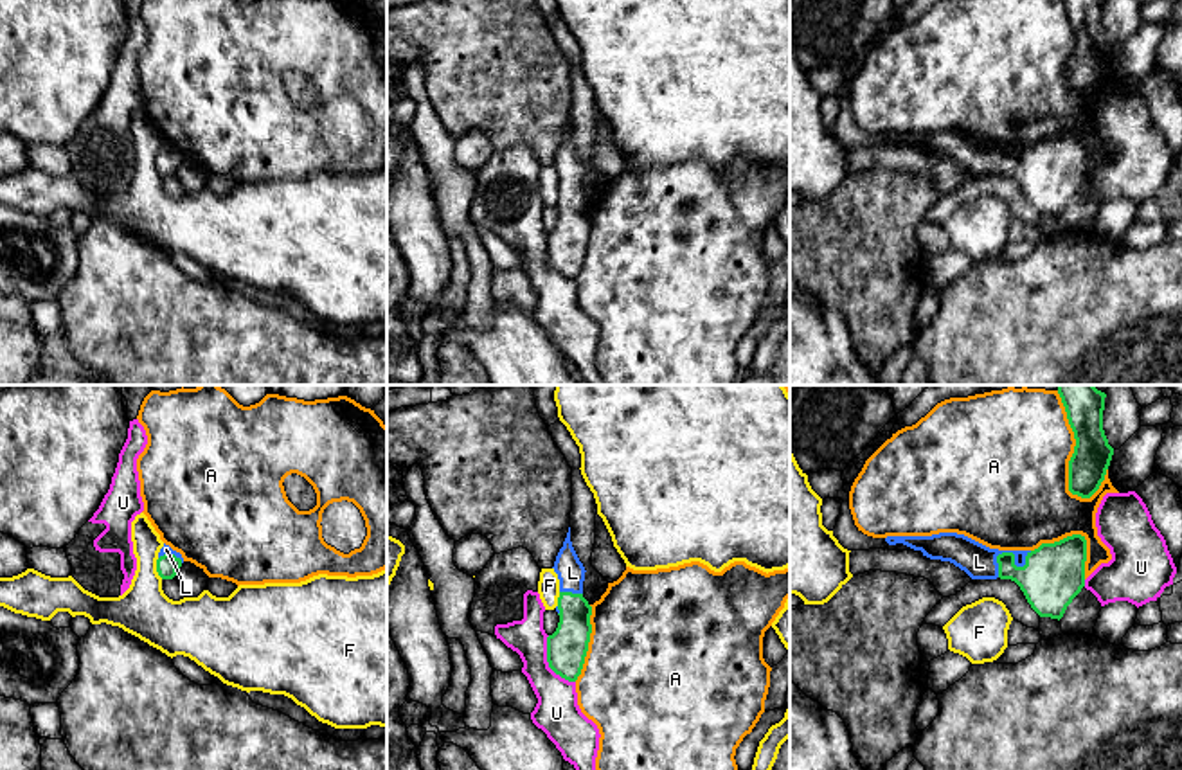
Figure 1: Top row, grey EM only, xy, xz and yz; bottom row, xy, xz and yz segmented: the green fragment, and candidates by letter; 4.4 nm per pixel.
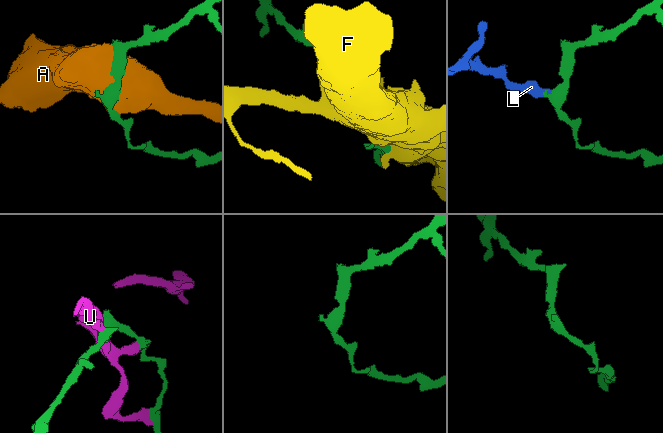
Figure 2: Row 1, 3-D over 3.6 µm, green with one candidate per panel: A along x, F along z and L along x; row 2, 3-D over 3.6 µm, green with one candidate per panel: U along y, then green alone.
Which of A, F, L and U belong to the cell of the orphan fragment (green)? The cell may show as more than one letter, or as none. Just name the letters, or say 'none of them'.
L

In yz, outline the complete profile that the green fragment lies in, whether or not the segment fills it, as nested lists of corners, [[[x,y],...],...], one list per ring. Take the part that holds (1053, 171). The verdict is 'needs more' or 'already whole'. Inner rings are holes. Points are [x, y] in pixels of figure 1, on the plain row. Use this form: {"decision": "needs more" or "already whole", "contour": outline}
{"decision": "needs more", "contour": [[[964,131],[887,133],[889,142],[903,140],[930,157],[950,158],[972,176],[1011,176],[1040,214],[1061,216],[1085,184],[1087,137],[1081,131],[1034,148],[989,146]]]}

